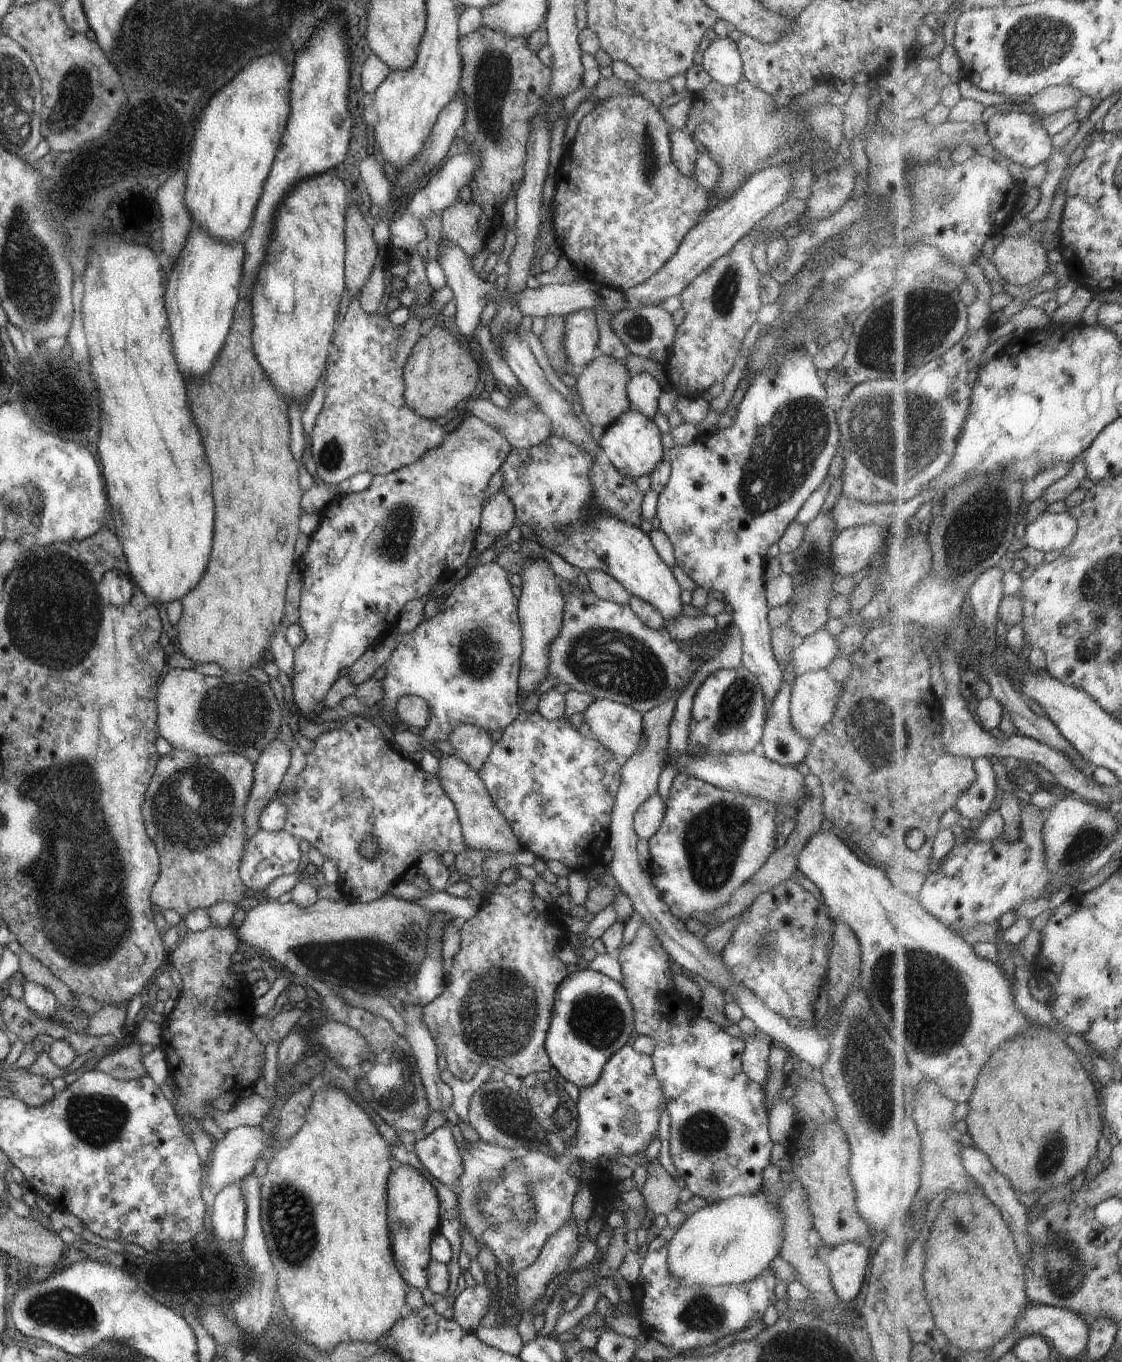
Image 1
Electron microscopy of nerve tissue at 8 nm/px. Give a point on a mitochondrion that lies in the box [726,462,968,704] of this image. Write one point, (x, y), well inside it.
(813, 555)

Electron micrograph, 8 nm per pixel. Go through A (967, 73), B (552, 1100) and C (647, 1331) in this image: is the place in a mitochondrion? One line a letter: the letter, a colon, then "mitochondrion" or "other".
A: other
B: mitochondrion
C: other

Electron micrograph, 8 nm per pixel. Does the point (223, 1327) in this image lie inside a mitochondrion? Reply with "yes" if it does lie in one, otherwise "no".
yes

